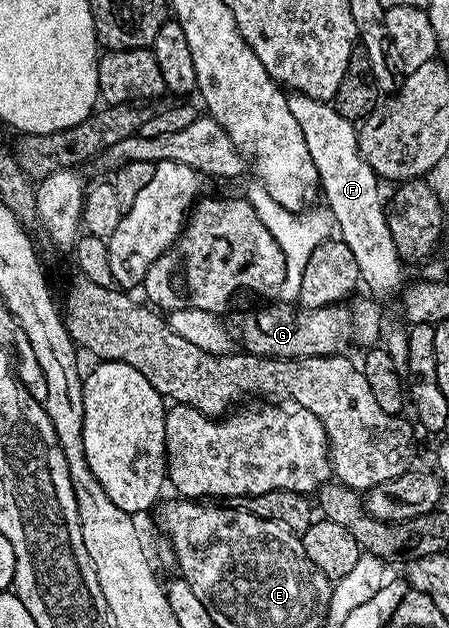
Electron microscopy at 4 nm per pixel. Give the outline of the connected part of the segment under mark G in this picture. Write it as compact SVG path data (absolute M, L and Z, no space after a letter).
M293 303L270 304L258 320L254 316L242 316L238 328L242 331L245 351L265 360L291 360L309 356L337 356L352 344L350 313L342 304L330 304L327 308L299 310Z

